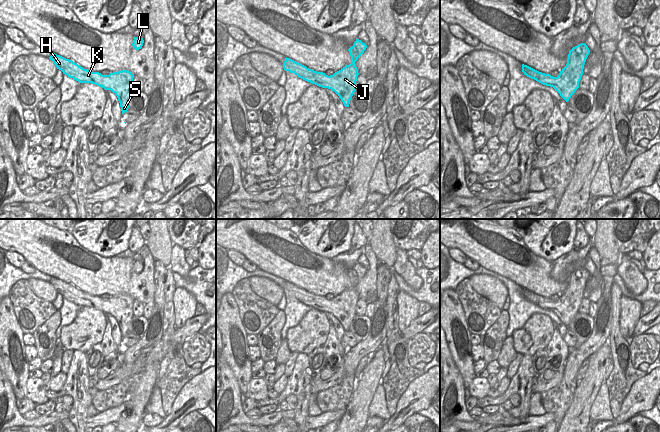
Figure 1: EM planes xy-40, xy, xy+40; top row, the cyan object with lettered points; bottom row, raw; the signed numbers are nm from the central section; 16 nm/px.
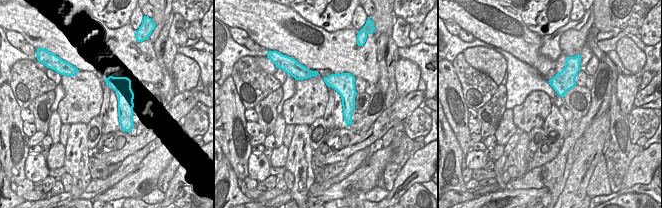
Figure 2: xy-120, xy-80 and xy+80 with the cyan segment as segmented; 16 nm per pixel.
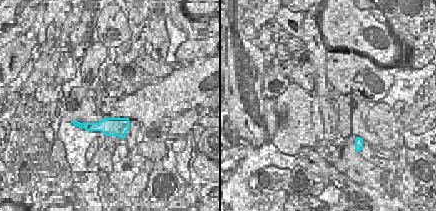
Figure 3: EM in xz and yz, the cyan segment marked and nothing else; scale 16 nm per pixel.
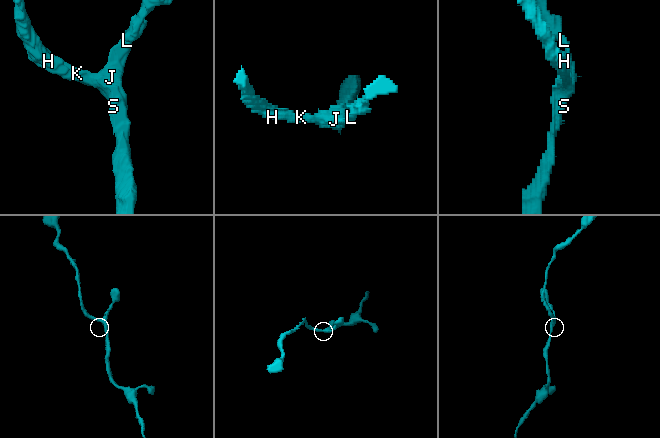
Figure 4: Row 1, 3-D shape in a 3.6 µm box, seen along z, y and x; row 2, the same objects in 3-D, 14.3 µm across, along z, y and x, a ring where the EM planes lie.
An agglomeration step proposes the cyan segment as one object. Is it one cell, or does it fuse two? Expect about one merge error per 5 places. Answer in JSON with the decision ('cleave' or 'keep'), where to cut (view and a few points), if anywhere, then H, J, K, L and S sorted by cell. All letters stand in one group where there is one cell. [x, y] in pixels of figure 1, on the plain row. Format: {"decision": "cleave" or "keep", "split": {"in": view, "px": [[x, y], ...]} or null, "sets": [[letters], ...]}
{"decision": "keep", "split": null, "sets": [["H", "J", "K", "L", "S"]]}

